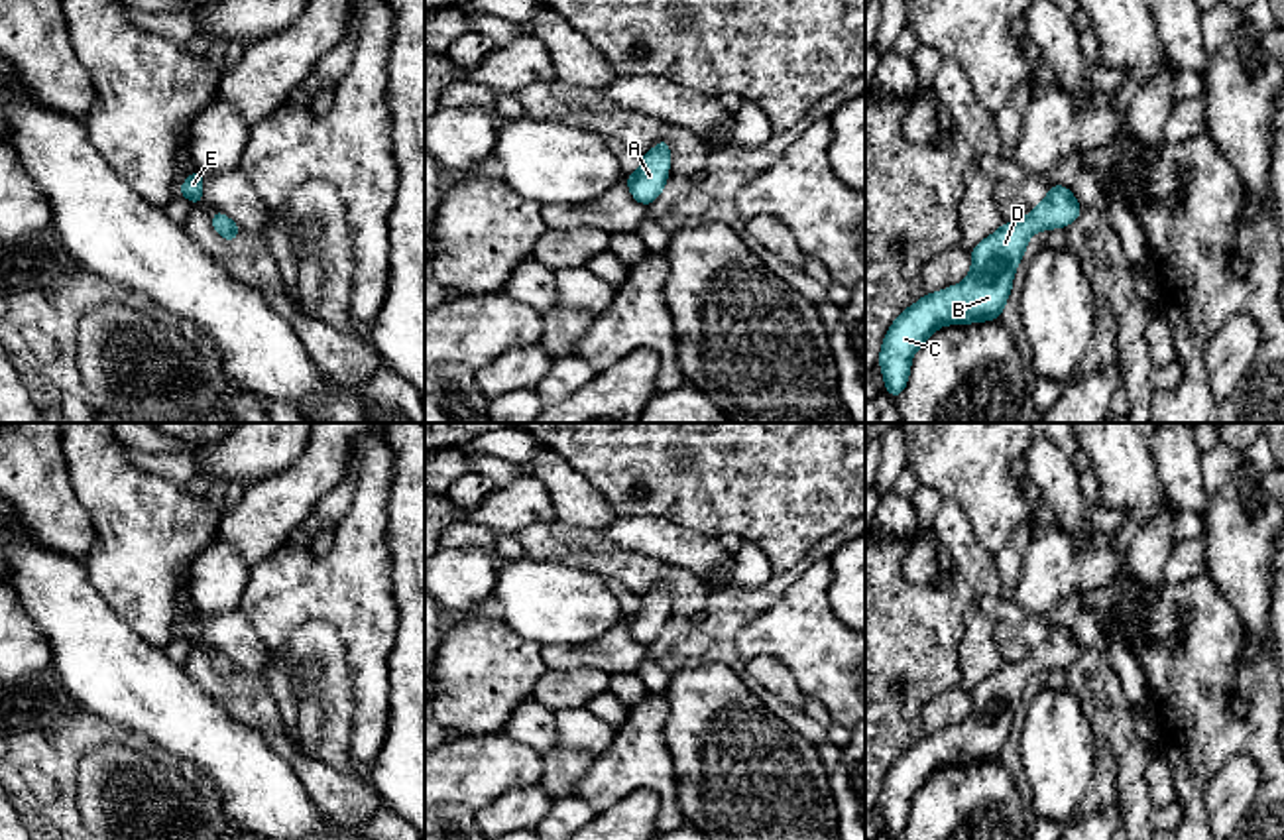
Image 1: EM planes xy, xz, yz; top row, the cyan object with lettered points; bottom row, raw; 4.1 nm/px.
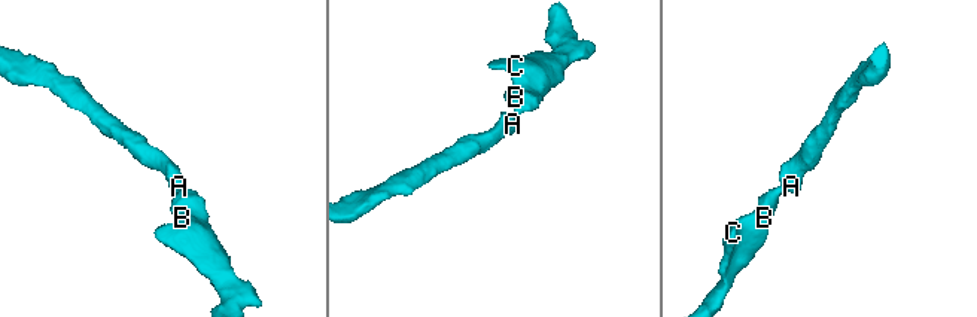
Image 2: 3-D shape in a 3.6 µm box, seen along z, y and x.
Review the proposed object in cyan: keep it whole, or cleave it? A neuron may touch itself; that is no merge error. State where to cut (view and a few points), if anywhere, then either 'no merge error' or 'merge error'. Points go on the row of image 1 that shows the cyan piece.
no cut | no merge error

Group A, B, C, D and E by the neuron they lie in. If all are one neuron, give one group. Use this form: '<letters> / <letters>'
A B C D E

